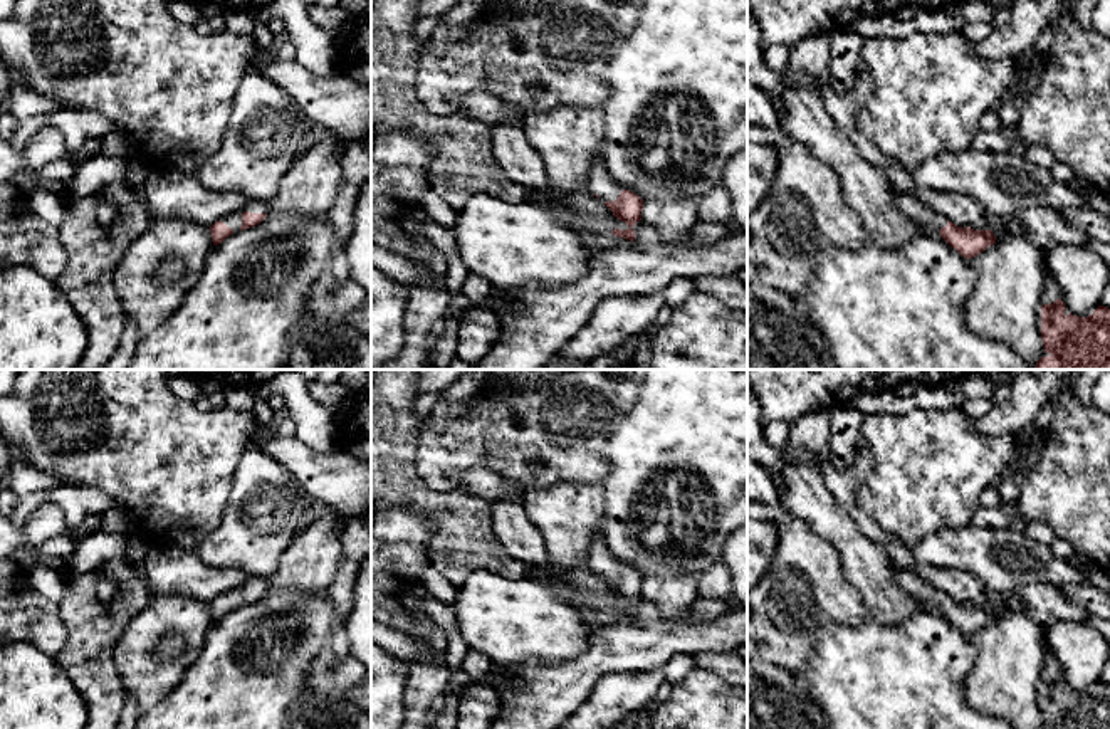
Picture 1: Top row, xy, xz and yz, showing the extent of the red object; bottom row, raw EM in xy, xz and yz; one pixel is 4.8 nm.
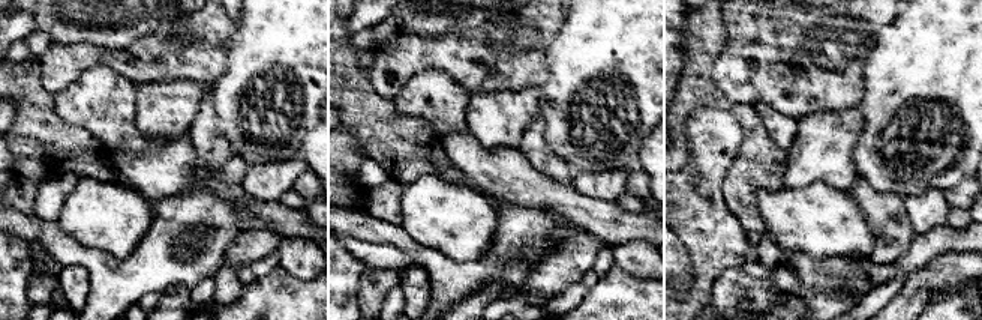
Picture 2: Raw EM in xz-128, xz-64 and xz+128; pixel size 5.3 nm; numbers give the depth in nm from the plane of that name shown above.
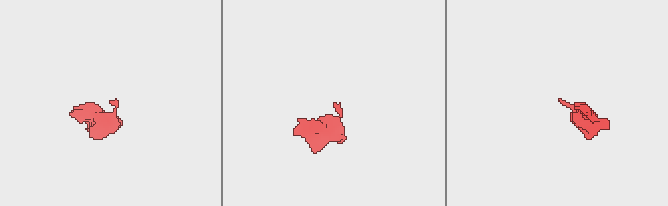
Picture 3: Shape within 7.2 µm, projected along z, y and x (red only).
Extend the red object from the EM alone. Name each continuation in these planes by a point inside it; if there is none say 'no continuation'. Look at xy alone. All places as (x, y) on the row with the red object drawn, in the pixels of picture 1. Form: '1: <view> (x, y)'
1: xy (234, 220)

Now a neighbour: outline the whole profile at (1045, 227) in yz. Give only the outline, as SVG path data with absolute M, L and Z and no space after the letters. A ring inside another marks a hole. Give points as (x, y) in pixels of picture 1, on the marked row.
M1053 207L1029 208L1004 222L1004 227L1009 232L1021 230L1045 254L1061 245L1085 247L1090 240L1061 215L1061 208Z

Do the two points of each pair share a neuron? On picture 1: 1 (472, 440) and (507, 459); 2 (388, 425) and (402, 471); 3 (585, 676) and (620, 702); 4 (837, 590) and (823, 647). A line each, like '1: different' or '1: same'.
1: same
2: same
3: different
4: different

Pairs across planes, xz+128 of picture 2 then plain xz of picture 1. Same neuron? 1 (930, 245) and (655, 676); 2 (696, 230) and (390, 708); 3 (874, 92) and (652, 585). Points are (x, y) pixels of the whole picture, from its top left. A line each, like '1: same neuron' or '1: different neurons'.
1: different neurons
2: different neurons
3: different neurons

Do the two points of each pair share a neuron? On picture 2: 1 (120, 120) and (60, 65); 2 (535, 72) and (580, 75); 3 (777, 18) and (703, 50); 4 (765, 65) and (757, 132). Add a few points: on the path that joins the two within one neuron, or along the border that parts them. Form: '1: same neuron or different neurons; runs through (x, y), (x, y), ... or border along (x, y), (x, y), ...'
1: different neurons; border along (111, 69), (93, 65), (56, 95)
2: different neurons; border along (550, 38), (546, 45), (549, 78), (538, 87)
3: different neurons; border along (723, 15), (726, 45), (712, 65), (712, 74)
4: different neurons; border along (721, 92), (732, 101), (745, 101), (754, 105)

